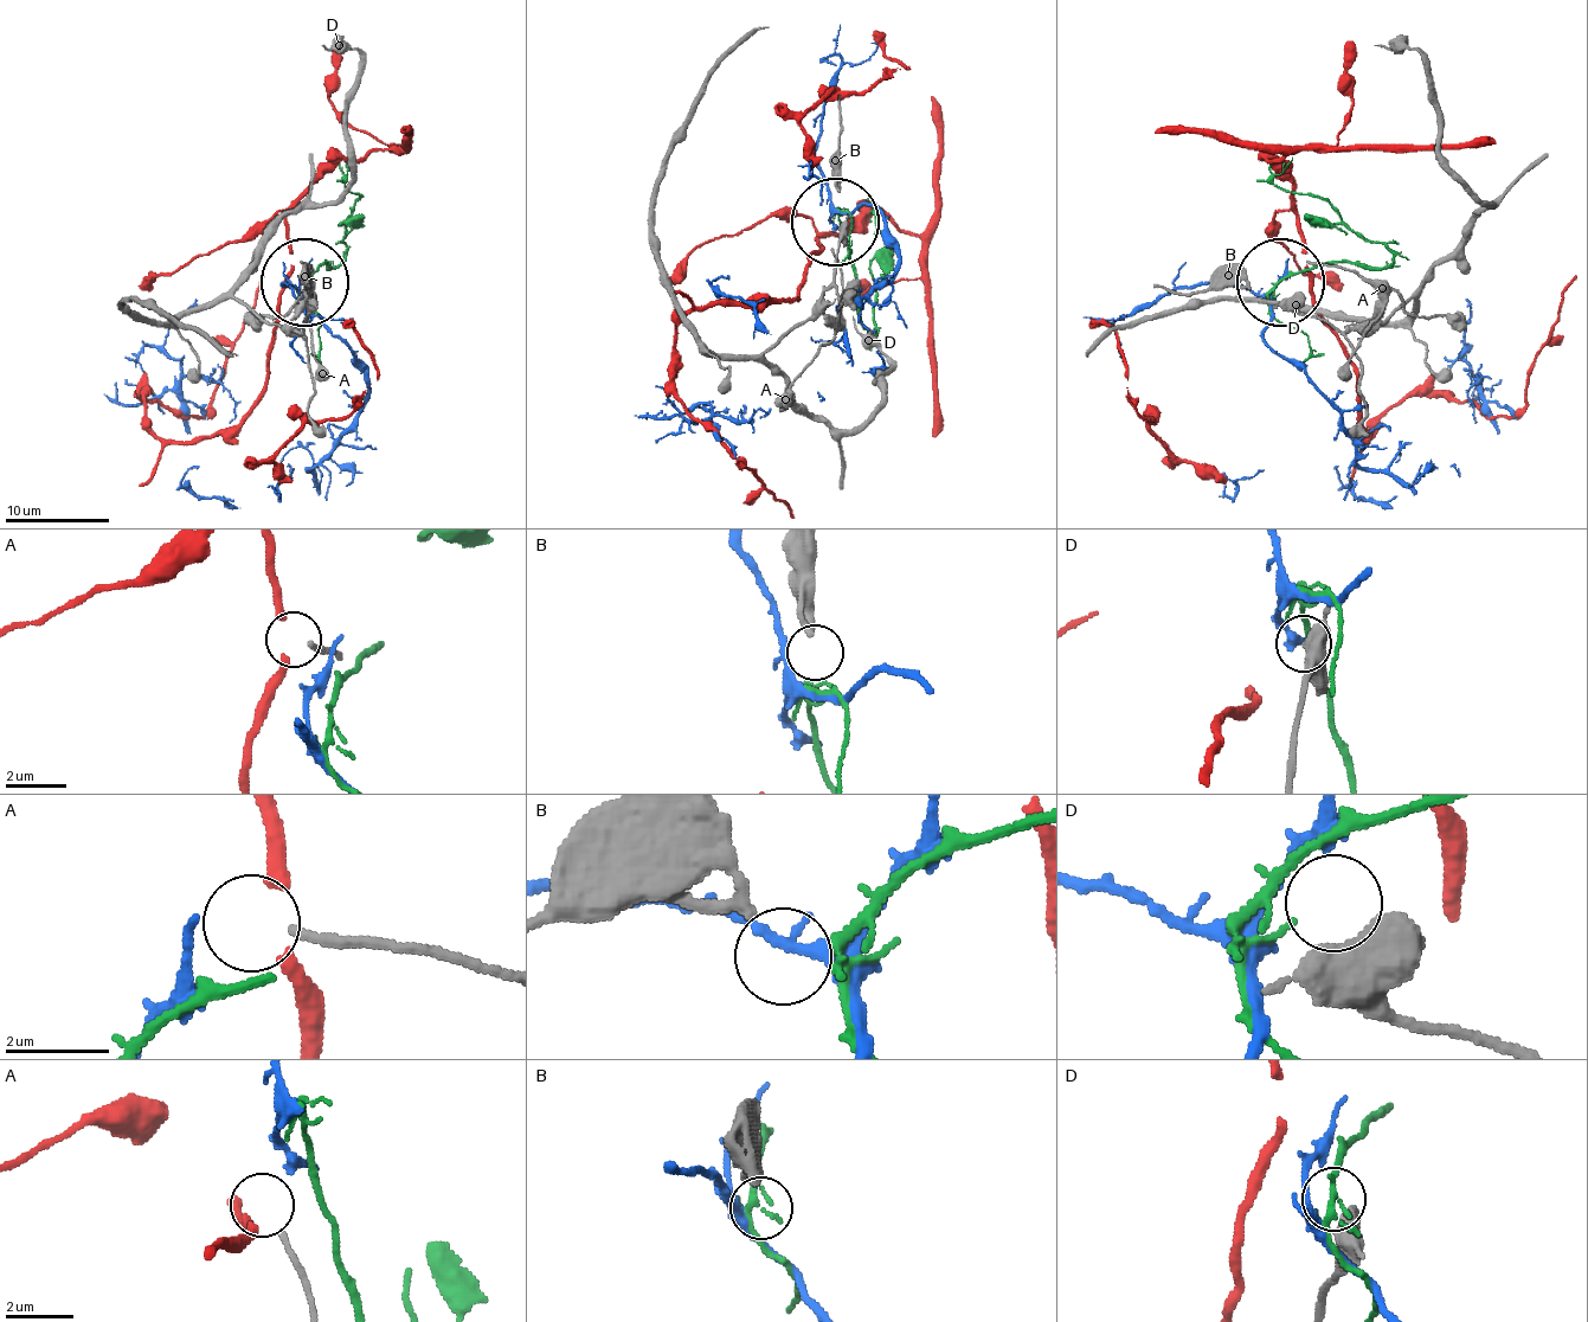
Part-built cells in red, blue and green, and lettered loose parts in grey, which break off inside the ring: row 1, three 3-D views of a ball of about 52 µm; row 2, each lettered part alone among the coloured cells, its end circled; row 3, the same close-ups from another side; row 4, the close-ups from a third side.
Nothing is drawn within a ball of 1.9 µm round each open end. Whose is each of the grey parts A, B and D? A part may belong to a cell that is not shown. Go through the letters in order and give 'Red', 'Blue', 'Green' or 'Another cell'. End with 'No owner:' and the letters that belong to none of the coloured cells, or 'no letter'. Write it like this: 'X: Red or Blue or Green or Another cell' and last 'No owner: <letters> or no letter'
A: Red
B: Green
D: Another cell
No owner: D

